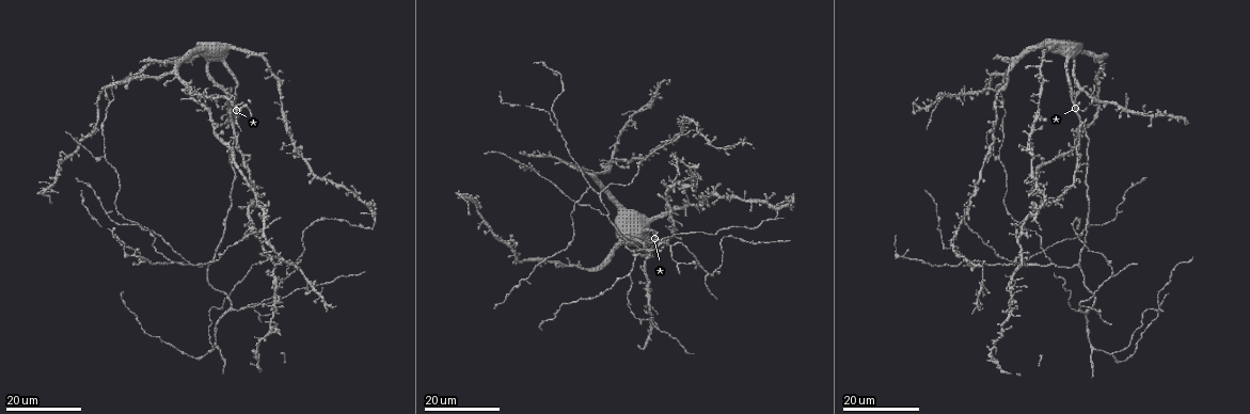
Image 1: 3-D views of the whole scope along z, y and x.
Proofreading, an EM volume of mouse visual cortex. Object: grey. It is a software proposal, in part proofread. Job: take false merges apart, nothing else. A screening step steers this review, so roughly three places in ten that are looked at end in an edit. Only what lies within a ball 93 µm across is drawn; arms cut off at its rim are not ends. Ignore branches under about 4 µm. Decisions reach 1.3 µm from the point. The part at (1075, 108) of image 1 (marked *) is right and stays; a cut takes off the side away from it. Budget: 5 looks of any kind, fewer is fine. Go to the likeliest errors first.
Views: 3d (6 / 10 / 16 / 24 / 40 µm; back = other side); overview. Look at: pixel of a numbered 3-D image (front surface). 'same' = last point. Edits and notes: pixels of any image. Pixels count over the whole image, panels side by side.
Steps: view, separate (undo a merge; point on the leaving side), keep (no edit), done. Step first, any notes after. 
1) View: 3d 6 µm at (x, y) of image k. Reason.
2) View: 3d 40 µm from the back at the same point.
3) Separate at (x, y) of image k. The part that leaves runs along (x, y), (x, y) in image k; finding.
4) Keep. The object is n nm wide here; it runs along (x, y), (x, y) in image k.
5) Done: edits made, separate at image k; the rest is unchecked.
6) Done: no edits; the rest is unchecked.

View: 3d 24 µm at (998, 156) of image 1. Side arm on a straight run.

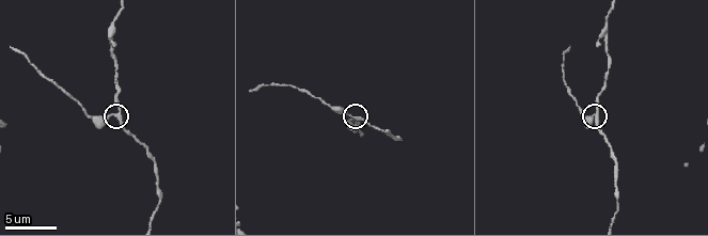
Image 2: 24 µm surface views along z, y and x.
View: 3d 10 µm at (596, 115) of image 2.

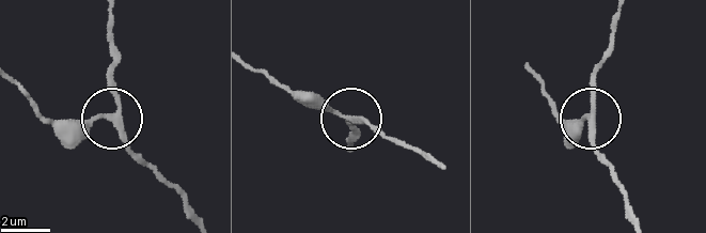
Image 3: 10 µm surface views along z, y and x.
Keep. It runs along (199, 219), (134, 152), (114, 118), (43, 121) in image 3; one neuron here.

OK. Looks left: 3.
View: 3d 16 µm at (669, 245) of image 1. Three-way junction.

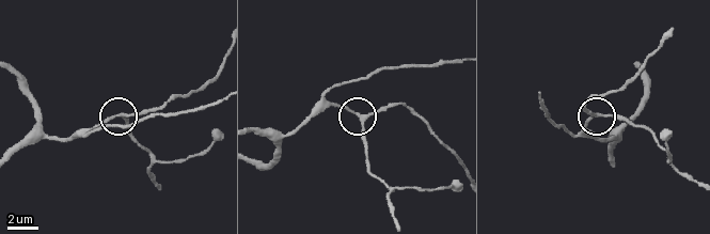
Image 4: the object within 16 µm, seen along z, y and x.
View: 3d 6 µm at (597, 115) of image 4. Zoom in.

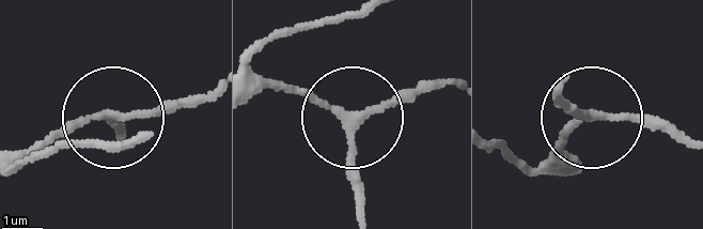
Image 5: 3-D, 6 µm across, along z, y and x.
Keep. 3 arms meet here; it runs along (252, 95), (294, 89), (352, 120), (355, 218) in image 5; all the same neuron.

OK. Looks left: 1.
Done: no edits; the rest is unchecked.

